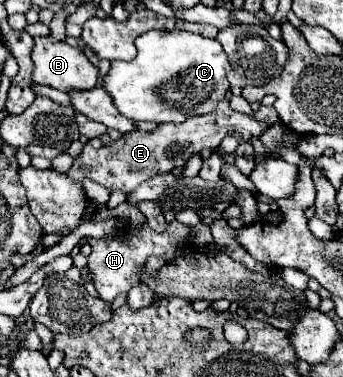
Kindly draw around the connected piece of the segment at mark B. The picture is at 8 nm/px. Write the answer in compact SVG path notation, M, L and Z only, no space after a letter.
M36 37L34 41L36 41L36 45L32 51L32 61L34 61L32 79L38 85L48 85L48 87L64 91L64 93L70 93L74 89L88 91L98 85L98 67L92 65L88 61L88 57L84 57L76 47L70 47L68 43L54 41L50 37Z

